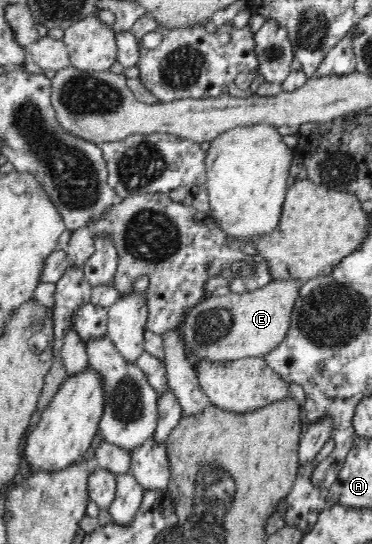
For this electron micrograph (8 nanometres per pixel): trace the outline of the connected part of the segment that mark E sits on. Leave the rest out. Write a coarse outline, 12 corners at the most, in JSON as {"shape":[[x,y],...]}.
{"shape":[[302,280],[205,297],[178,326],[194,363],[264,357]]}

